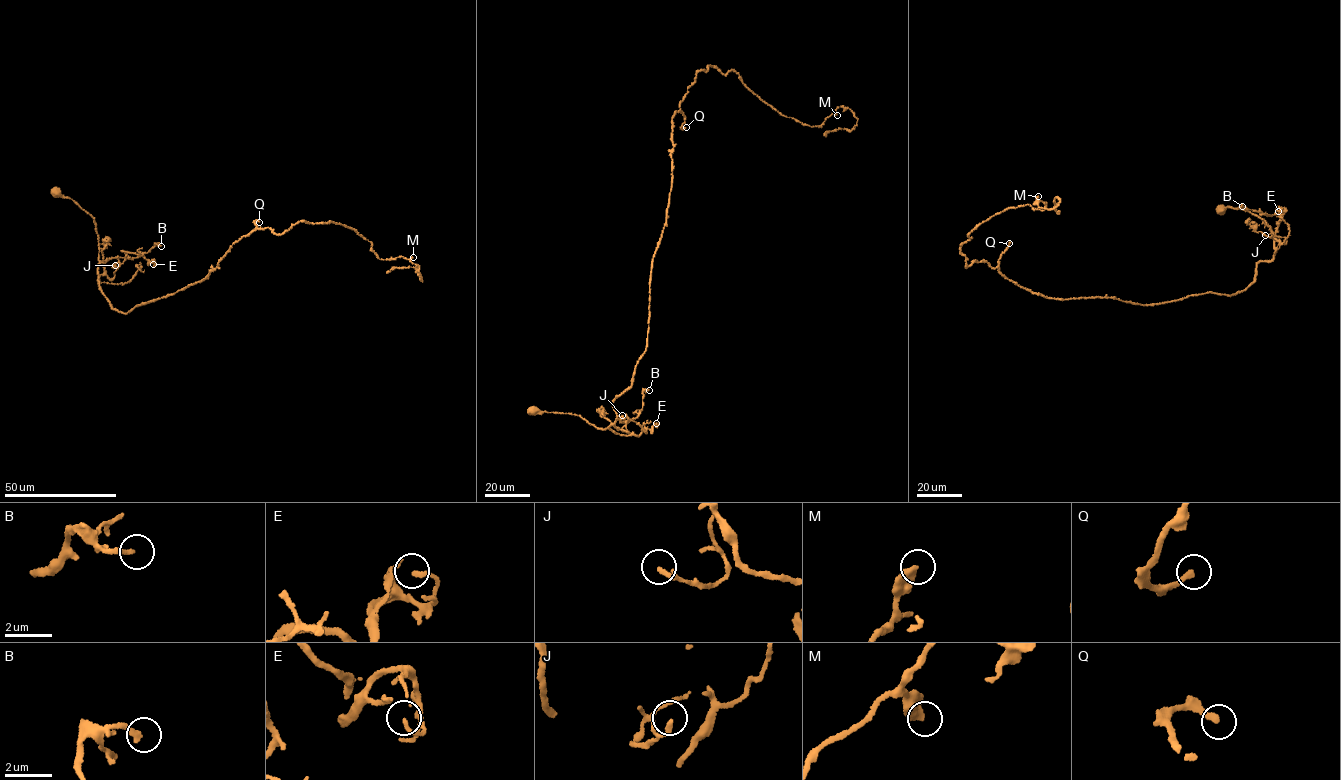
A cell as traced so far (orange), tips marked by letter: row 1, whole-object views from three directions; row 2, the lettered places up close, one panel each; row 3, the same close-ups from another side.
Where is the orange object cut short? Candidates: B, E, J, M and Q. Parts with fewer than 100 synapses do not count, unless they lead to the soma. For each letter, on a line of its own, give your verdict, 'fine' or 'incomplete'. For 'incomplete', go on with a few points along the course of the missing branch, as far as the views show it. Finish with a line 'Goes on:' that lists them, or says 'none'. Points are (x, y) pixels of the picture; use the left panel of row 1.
B: fine
E: fine
J: fine
M: fine
Q: incomplete | (259, 222), (274, 217), (283, 178), (272, 165), (263, 94), (280, 83), (288, 91), (283, 77)
Goes on: Q

